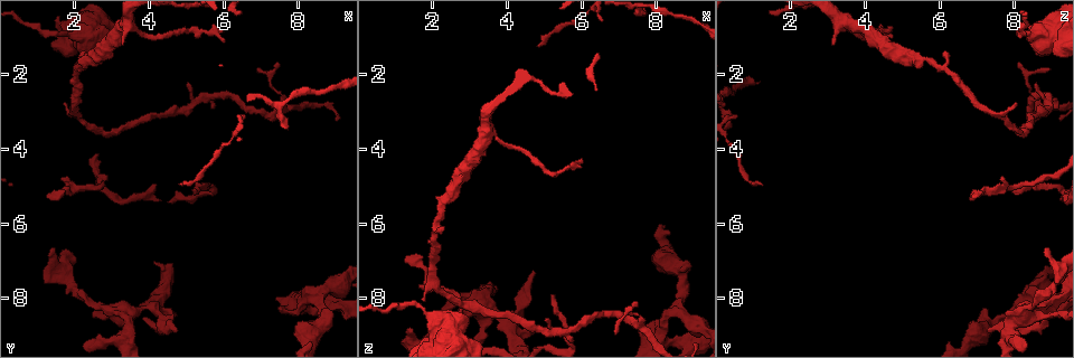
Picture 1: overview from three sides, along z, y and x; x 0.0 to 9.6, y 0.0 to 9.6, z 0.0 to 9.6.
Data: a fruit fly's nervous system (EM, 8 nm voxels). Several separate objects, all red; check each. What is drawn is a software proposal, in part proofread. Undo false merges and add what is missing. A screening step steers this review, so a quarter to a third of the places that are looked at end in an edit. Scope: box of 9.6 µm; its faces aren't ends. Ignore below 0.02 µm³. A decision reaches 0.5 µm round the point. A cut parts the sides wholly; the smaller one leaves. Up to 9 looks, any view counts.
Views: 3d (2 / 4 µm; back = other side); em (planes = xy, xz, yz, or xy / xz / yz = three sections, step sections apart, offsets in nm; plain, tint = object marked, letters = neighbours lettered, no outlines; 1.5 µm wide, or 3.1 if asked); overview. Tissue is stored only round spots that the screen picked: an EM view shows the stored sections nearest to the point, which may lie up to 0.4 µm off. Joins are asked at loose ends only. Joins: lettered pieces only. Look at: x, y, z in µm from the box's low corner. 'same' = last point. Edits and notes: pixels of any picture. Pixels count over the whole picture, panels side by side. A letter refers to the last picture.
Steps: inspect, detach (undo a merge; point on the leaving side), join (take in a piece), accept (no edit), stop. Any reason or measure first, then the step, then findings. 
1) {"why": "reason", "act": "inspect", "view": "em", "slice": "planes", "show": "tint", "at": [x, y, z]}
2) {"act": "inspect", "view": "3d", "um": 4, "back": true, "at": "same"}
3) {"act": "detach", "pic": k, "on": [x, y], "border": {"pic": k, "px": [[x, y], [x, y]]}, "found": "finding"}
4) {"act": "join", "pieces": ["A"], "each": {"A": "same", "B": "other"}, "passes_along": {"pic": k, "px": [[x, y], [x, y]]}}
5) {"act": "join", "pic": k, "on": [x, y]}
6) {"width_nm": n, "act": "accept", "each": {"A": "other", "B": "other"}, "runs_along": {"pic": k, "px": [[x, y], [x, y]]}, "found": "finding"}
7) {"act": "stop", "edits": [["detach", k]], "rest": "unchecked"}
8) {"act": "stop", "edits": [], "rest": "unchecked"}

{"why": "thin end", "act": "inspect", "view": "3d", "um": 2, "at": [5.30, 5.05, 7.90]}

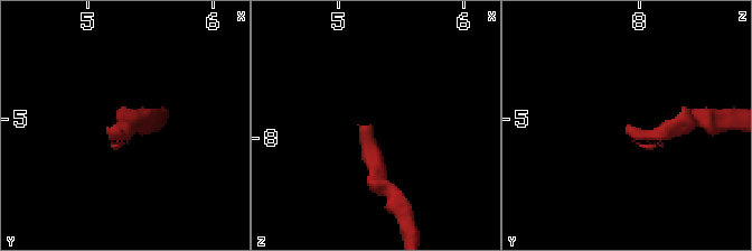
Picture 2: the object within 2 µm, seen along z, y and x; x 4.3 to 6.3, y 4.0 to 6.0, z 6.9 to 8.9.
{"why": "now the EM", "act": "inspect", "view": "em", "slice": "planes", "show": "letters", "at": [5.26, 5.04, 7.90]}

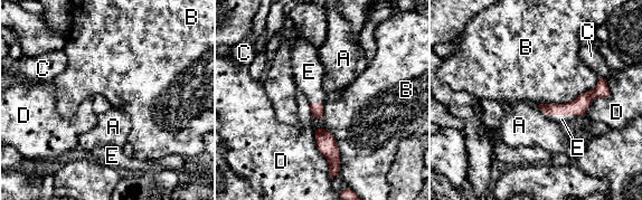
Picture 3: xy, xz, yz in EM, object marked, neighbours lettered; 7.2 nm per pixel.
{"act": "join", "pieces": ["E"], "each": {"A": "other", "B": "other", "C": "other", "D": "other", "E": "same"}, "passes_along": {"pic": 3, "px": [[579, 105], [556, 114], [562, 118]]}, "found": "it goes on there"}

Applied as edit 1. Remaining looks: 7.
{"act": "inspect", "view": "overview"}

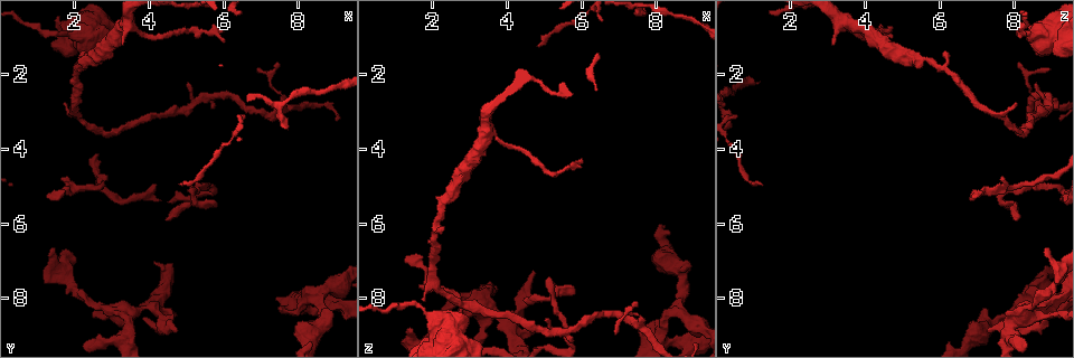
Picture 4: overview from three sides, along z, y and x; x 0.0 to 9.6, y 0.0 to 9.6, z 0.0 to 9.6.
{"why": "free end", "act": "inspect", "view": "3d", "um": 4, "at": [4.80, 8.90, 7.35]}

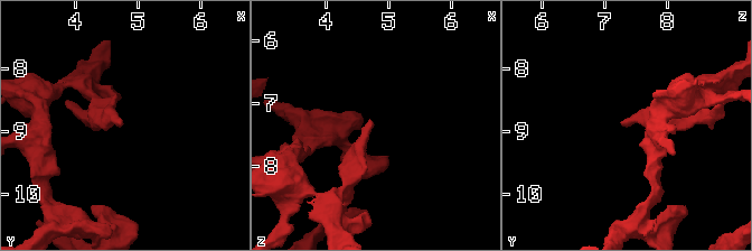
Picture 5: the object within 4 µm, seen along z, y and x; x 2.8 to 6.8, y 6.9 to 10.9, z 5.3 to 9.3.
{"act": "inspect", "view": "em", "slice": "planes", "show": "letters", "at": [4.70, 8.85, 7.25]}

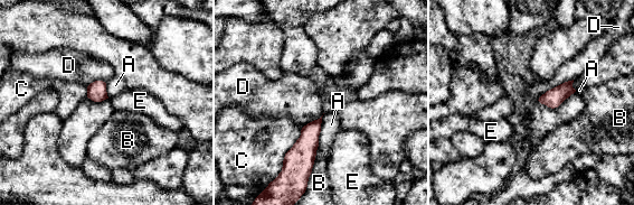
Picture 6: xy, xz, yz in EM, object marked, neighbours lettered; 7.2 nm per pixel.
{"act": "accept", "each": {"A": "other", "B": "other", "C": "other", "D": "other", "E": "other"}, "border": {"pic": 6, "px": [[573, 78], [547, 90], [537, 100]]}, "found": "no lettered piece goes on from it"}

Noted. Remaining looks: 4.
{"why": "calibre changes", "act": "inspect", "view": "em", "slice": "planes", "show": "tint", "at": [2.50, 8.20, 8.50]}

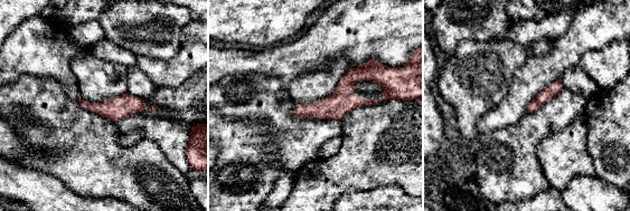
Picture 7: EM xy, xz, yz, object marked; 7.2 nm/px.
{"why": "what lies round it", "act": "inspect", "view": "em", "slice": "planes", "show": "letters", "at": "same"}

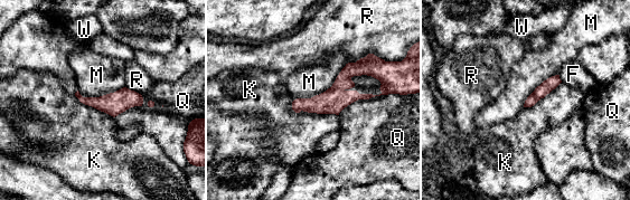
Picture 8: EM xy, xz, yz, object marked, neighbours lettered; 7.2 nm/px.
{"act": "accept", "each": {"F": "other", "K": "other", "M": "other", "Q": "other", "R": "other", "W": "other"}, "runs_along": {"pic": 8, "px": [[370, 66], [356, 68], [322, 104], [294, 106]]}, "found": "continuous, no second neuron"}

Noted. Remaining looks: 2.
{"why": "branch stops here", "act": "inspect", "view": "em", "slice": "planes", "show": "letters", "at": [1.50, 6.60, 8.90]}

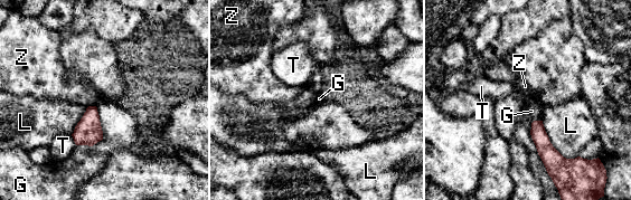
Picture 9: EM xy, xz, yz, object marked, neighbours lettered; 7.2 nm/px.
{"longest_contact_nm": ["G", 420], "act": "accept", "each": {"G": "other", "L": "other", "T": "other", "Z": "other"}, "border": {"pic": 9, "px": [[534, 120], [530, 137], [548, 174]]}, "found": "no lettered piece goes on from it"}

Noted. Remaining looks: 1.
{"act": "stop", "edits": [["join", 3]], "rest": "unchecked"}

